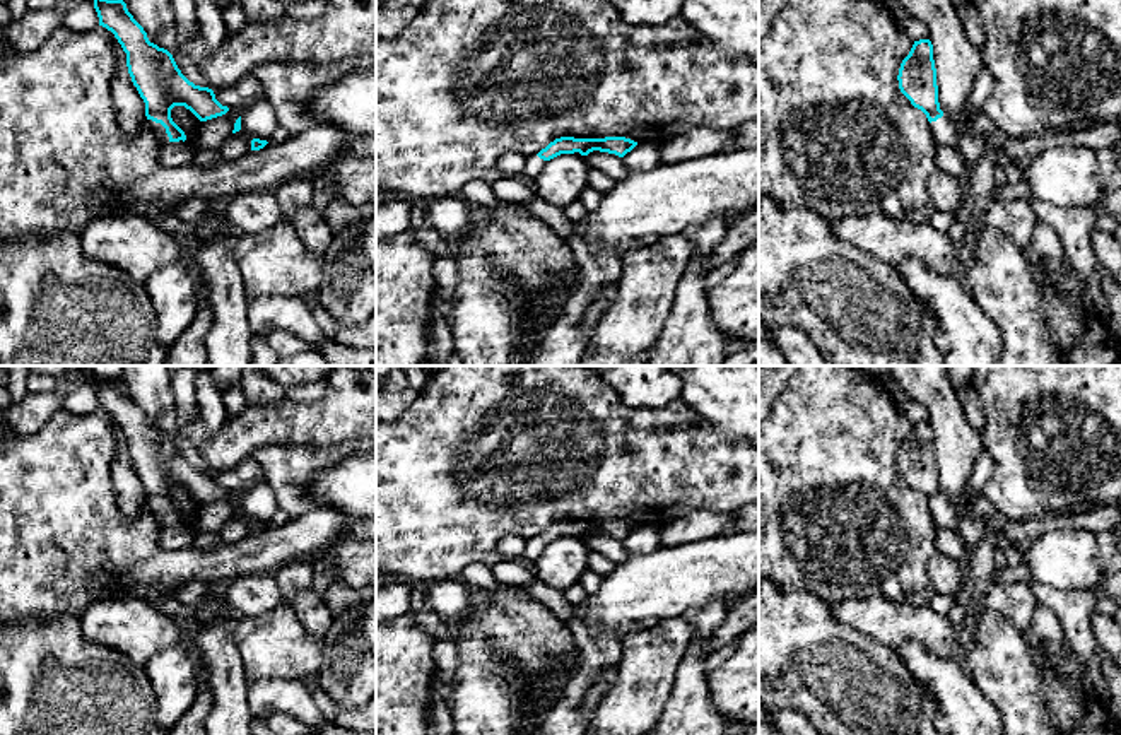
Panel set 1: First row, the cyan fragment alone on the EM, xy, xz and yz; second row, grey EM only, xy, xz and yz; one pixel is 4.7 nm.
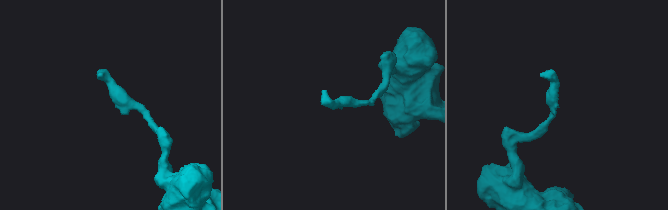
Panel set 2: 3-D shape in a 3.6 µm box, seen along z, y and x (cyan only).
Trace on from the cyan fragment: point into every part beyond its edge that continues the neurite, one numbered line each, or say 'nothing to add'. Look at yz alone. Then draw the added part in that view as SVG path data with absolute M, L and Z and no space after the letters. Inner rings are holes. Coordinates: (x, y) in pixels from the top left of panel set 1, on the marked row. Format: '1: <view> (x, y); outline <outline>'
1: yz (944, 134); outline M945 115L938 118L936 121L931 121L930 130L938 145L955 149L959 133Z

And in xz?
1: xz (534, 164); outline M537 154L526 157L523 174L519 176L525 183L531 185L535 176L542 171L547 161L540 159Z

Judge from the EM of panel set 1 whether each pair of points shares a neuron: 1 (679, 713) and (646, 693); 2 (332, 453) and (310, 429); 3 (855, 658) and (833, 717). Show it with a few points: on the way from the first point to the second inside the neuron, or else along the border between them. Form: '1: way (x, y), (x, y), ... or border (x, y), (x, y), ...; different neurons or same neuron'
1: border (679, 667), (670, 696), (658, 717); different neurons
2: border (358, 436), (325, 446), (286, 445); different neurons
3: way (836, 660), (814, 682), (814, 698); same neuron

